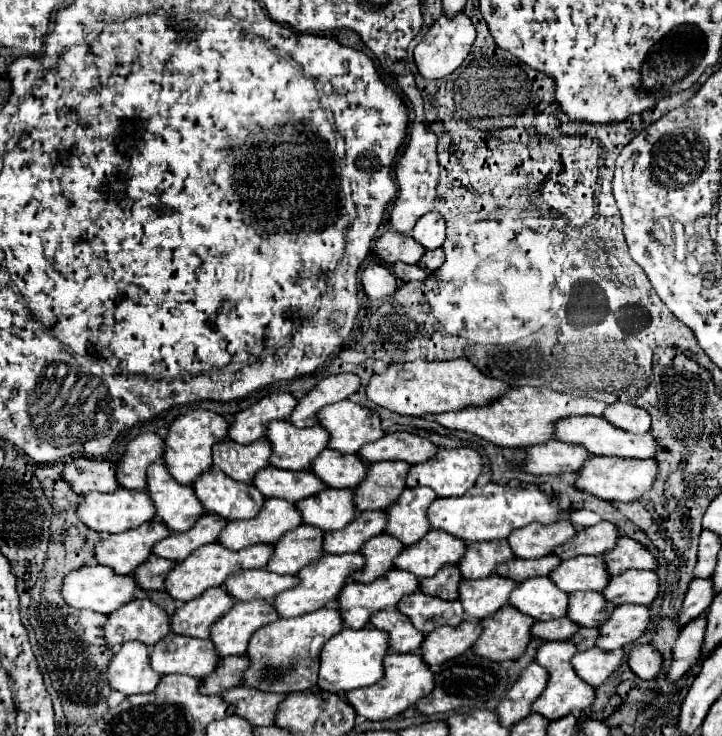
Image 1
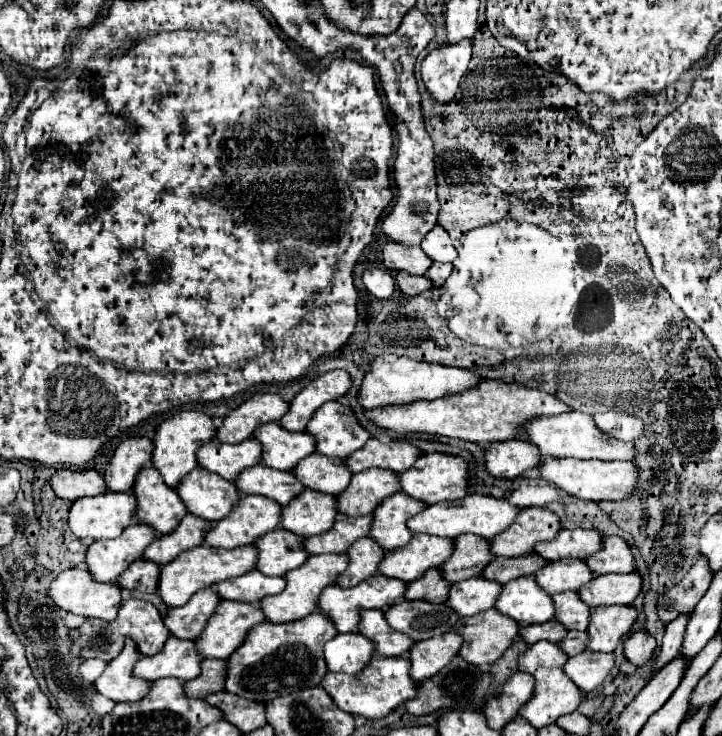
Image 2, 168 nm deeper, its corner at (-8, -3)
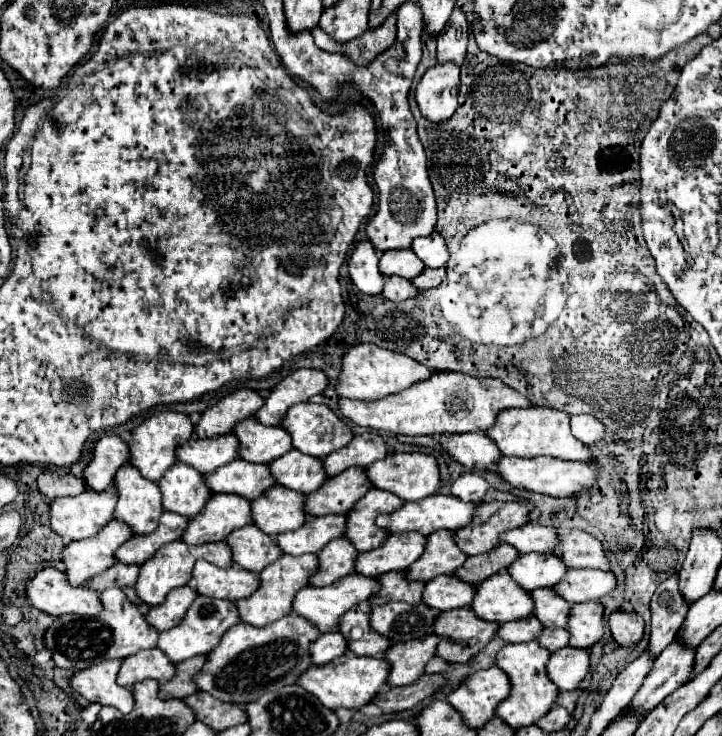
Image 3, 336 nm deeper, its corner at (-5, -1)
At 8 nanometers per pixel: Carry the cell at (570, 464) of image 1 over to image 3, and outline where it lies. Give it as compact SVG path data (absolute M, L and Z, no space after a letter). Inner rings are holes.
M463 433L463 435L451 435L439 439L447 453L459 461L467 469L489 469L497 465L497 459L501 459L501 451L497 449L497 443L493 443L485 433Z

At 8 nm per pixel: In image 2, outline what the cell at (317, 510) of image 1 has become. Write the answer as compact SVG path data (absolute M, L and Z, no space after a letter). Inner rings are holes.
M304 489L298 497L294 497L288 505L282 507L282 527L286 531L292 531L292 533L300 533L300 537L312 537L312 535L320 535L324 531L328 531L334 521L336 521L336 497L334 495L326 495L326 493L316 493L312 489Z

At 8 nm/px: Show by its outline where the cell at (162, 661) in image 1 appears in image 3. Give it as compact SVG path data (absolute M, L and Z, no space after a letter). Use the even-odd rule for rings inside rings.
M159 649L141 651L137 655L129 655L123 659L121 671L117 675L117 683L123 687L131 687L143 679L155 679L159 683L165 683L173 679L173 667L175 663L165 657Z

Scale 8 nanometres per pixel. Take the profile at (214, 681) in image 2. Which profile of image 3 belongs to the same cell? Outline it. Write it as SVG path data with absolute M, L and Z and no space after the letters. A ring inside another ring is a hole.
M197 655L193 659L187 659L183 663L177 663L177 673L171 681L161 683L159 687L159 695L163 699L185 699L193 693L199 691L197 683L195 683L195 675L201 671L201 667L205 665L205 655Z

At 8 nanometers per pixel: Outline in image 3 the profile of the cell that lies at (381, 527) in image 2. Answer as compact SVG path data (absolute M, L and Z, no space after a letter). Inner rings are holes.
M373 489L357 501L357 505L347 513L347 531L345 537L353 541L359 551L371 551L385 543L389 531L375 525L377 515L391 515L399 509L403 501L383 489Z

